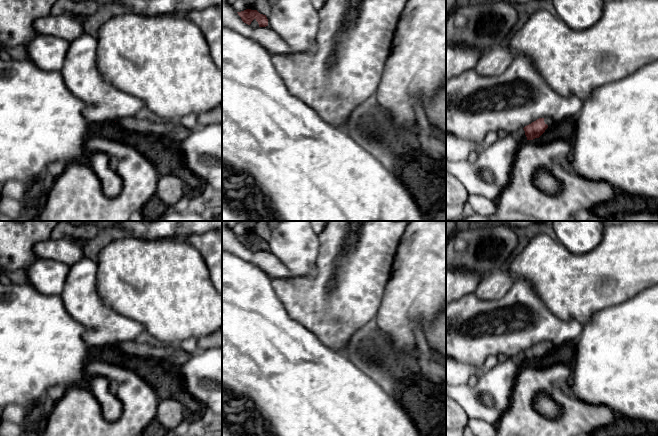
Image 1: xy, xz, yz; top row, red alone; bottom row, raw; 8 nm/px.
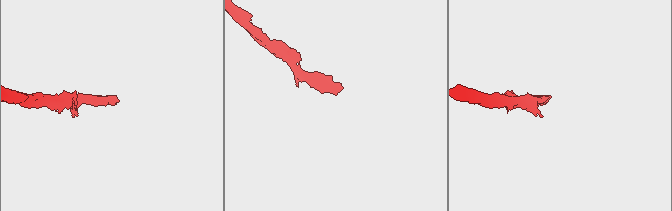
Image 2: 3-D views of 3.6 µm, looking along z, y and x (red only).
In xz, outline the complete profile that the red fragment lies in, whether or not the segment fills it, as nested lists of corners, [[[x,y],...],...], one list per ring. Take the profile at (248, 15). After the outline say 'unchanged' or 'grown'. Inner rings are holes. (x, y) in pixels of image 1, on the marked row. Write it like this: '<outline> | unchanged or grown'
[[[246,9],[237,13],[241,17],[242,21],[248,25],[250,25],[255,19],[258,22],[259,27],[268,26],[268,19],[266,15],[260,14],[257,10]]] | unchanged

